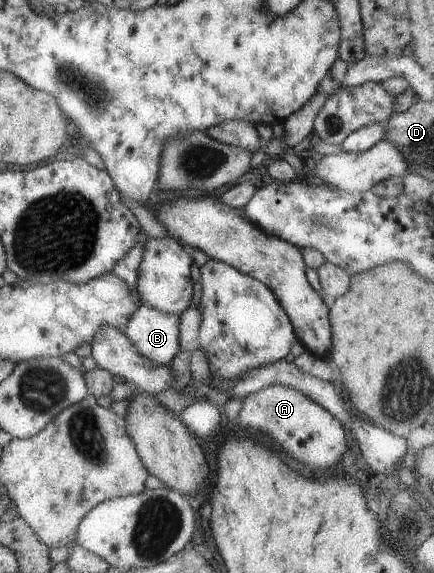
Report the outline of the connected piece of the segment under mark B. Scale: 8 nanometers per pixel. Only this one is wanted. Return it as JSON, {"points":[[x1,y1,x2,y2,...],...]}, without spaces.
{"points":[[143,303,130,316,124,334,144,359,167,365,180,352,179,321,179,315,162,313]]}

